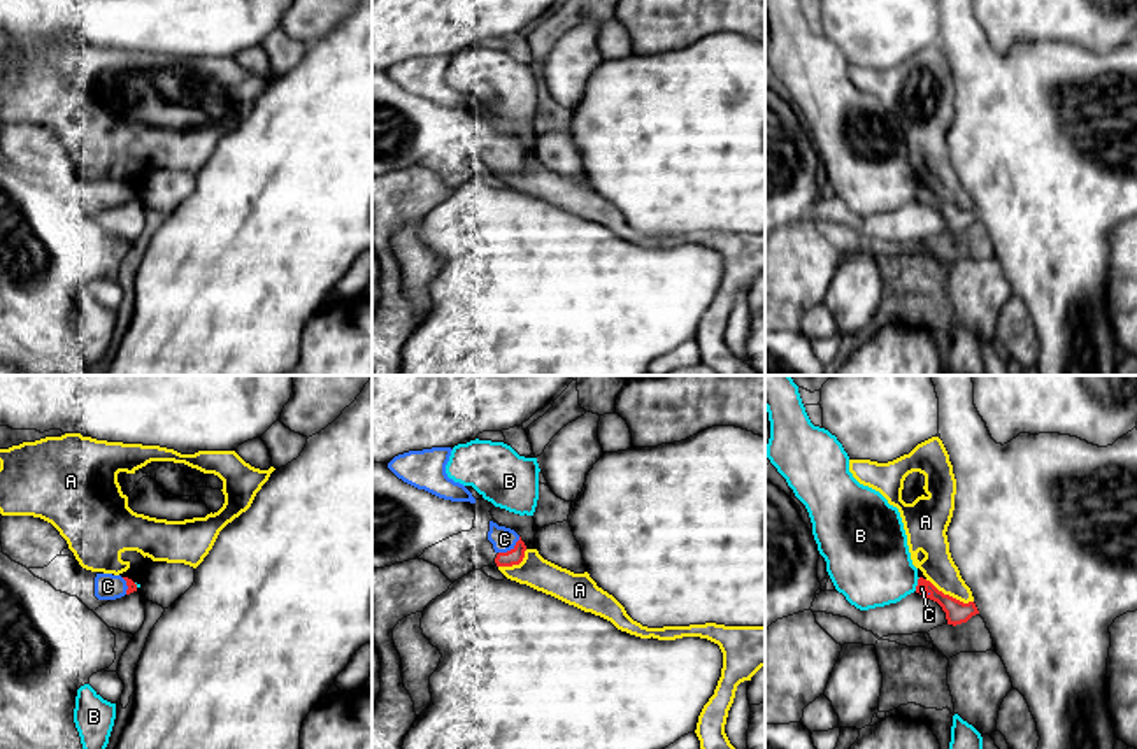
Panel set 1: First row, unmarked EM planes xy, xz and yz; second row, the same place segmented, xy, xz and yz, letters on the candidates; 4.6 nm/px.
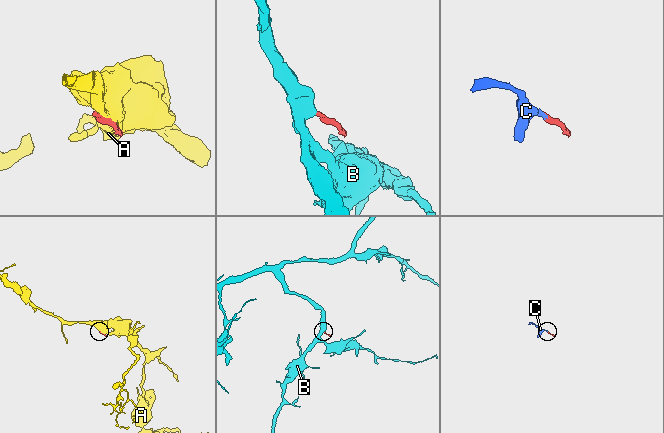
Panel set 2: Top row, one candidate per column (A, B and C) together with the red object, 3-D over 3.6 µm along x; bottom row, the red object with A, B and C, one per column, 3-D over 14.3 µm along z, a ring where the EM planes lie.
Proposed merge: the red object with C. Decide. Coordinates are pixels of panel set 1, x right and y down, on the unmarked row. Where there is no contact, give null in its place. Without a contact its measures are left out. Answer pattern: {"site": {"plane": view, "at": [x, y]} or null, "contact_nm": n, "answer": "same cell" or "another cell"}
{"site": {"plane": "xz", "at": [511, 156]}, "contact_nm": 130, "answer": "same cell"}

